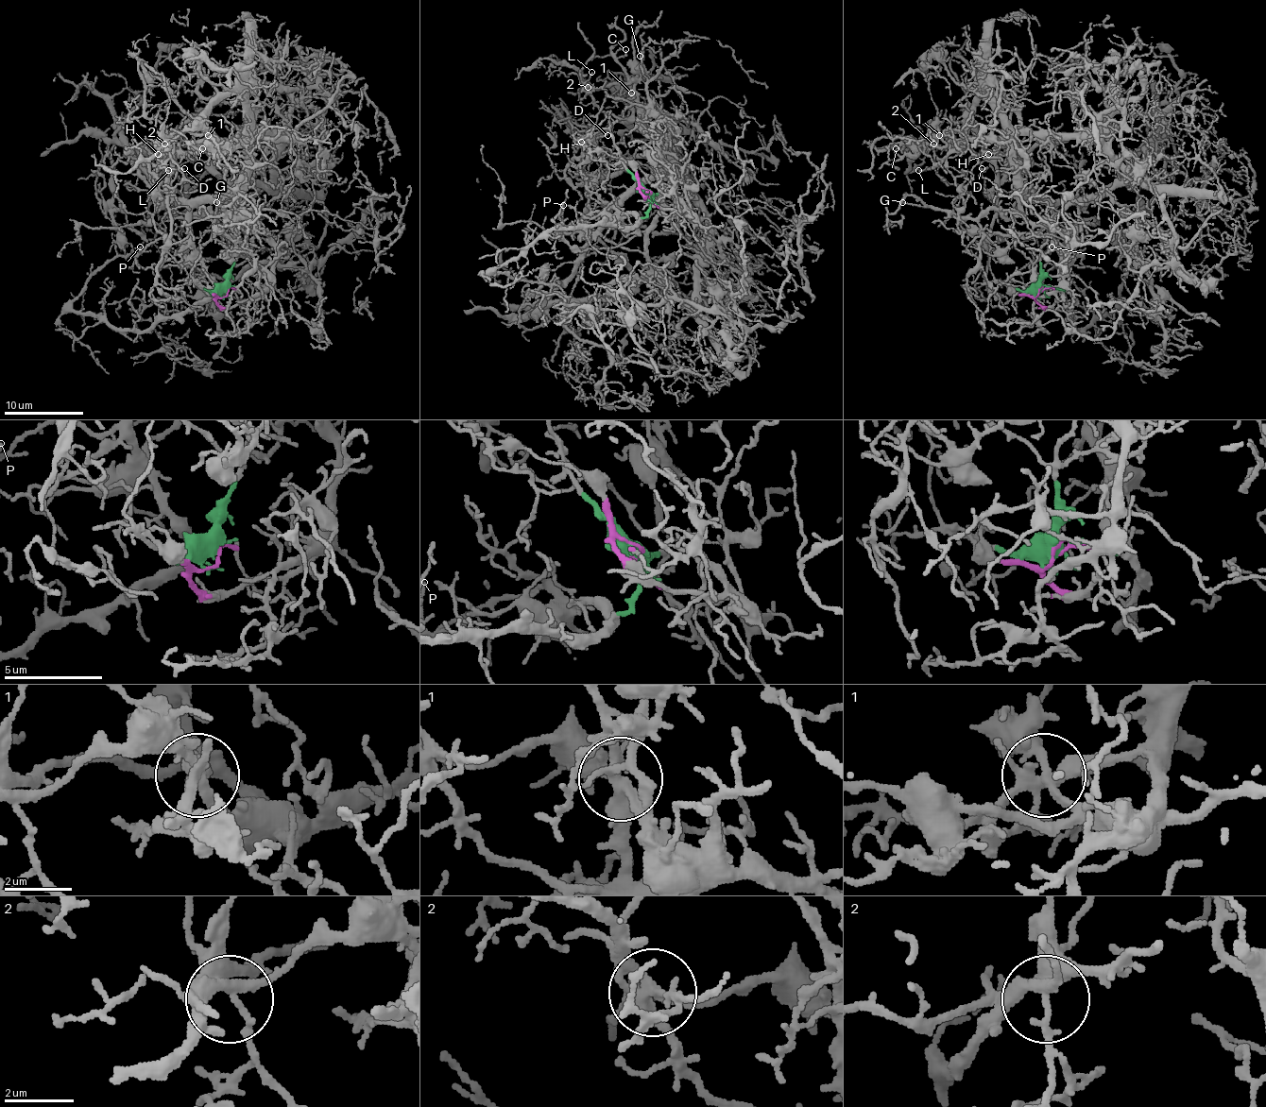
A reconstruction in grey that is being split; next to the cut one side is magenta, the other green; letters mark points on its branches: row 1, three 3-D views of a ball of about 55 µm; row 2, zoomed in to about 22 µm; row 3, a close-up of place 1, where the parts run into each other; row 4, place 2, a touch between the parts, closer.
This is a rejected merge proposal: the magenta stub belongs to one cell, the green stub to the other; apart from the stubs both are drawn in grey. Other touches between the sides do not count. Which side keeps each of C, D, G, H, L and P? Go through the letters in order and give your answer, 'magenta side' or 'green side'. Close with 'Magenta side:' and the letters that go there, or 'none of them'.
C: magenta side
D: magenta side
G: magenta side
H: magenta side
L: magenta side
P: magenta side
Magenta side: C, D, G, H, L, P

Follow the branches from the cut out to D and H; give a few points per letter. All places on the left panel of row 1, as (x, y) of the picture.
D: (224, 292), (256, 299), (274, 240), (236, 216), (234, 155), (202, 161), (177, 137), (166, 171), (184, 169)
H: (224, 292), (256, 299), (271, 272), (274, 240), (236, 216), (244, 165), (177, 137), (159, 153)

